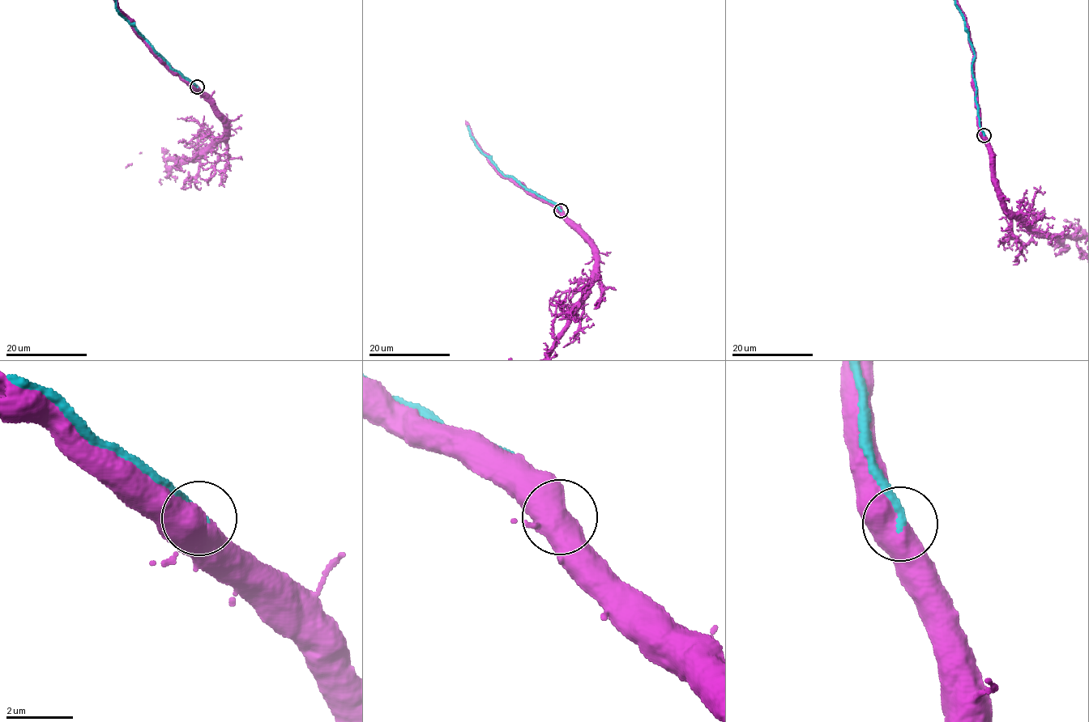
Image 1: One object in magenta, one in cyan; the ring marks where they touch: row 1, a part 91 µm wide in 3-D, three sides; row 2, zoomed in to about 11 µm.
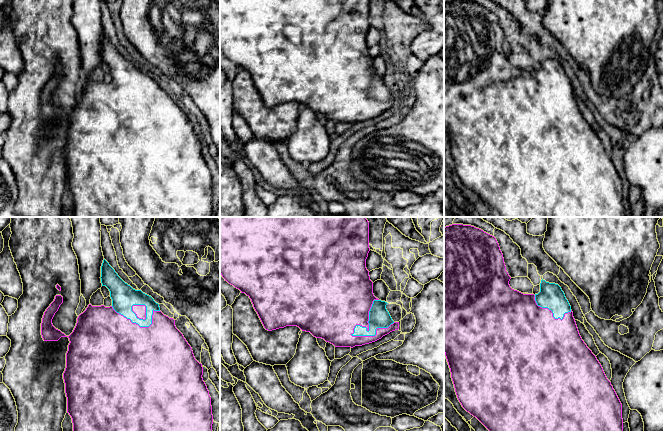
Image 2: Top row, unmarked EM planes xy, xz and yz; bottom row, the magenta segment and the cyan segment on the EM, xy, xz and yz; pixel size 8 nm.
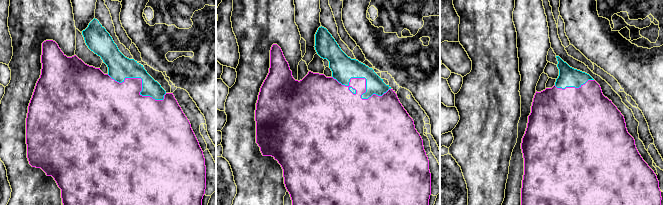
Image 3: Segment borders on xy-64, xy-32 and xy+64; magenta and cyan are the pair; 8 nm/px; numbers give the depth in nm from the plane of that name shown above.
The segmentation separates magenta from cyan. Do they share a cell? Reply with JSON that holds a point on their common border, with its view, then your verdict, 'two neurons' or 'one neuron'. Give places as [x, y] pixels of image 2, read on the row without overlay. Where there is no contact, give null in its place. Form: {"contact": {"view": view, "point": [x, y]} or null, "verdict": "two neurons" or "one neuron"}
{"contact": {"view": "xz", "point": [368, 99]}, "verdict": "one neuron"}

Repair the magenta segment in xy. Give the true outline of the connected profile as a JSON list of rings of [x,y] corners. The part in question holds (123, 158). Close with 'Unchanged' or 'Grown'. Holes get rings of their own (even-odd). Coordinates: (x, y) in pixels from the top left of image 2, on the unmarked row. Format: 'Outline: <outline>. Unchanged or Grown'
Outline: [[[104,35],[101,42],[101,59],[110,67],[112,81],[110,83],[88,81],[86,86],[77,94],[73,108],[66,112],[52,100],[52,95],[63,79],[63,73],[56,71],[54,77],[44,88],[41,99],[41,111],[44,117],[58,117],[61,113],[69,114],[68,127],[66,129],[66,144],[63,149],[65,159],[65,169],[67,173],[67,189],[72,194],[73,212],[75,217],[214,217],[212,207],[213,191],[211,173],[205,158],[203,157],[203,143],[193,130],[191,122],[188,120],[183,110],[176,104],[175,96],[164,91],[160,87],[159,80],[154,75],[135,66],[125,59],[115,48],[115,46]]]. Grown

